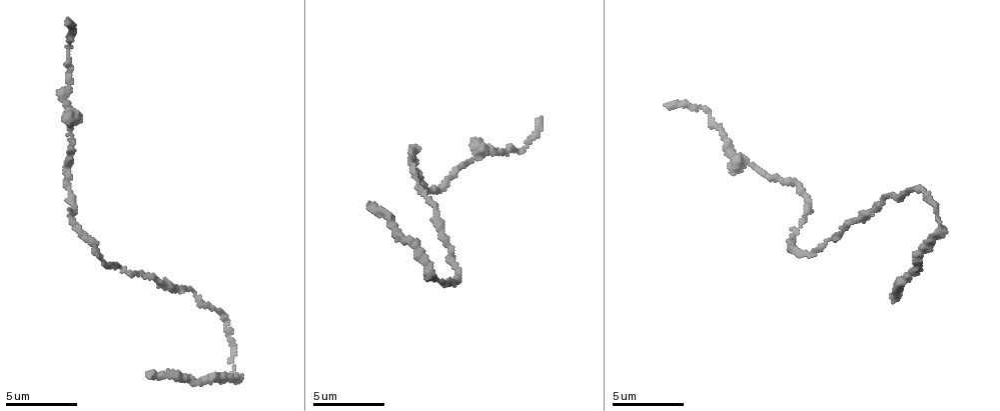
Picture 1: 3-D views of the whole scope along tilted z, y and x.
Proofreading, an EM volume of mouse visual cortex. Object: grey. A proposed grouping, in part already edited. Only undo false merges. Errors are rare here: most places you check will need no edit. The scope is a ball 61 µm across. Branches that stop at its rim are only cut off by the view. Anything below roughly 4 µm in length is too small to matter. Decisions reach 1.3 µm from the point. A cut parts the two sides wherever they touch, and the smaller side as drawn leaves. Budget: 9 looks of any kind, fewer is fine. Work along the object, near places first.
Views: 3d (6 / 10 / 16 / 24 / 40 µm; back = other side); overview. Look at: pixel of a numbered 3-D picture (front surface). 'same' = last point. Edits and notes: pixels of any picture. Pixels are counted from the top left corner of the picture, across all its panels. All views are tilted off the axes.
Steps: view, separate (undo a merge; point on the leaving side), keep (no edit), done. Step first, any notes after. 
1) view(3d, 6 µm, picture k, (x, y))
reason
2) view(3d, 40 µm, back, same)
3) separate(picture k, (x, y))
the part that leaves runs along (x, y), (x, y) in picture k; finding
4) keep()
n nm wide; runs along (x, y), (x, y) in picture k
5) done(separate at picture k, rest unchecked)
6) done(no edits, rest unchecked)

view(3d, 10 µm, picture 1, (70, 191))
narrows sharply

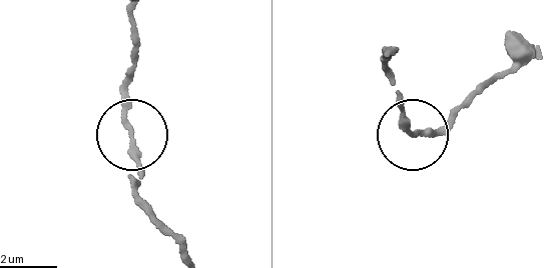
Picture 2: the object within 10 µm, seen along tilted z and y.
view(3d, 10 µm, back, picture 2, (128, 135))

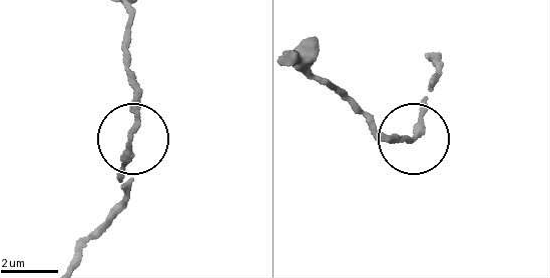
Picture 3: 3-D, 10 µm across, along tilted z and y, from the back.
keep()
runs along (73, 257), (123, 196), (124, 153), (138, 95), (133, 72) in picture 3; continuous, no second cell

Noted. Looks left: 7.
view(3d, 16 µm, picture 1, (473, 158))
calibre changes

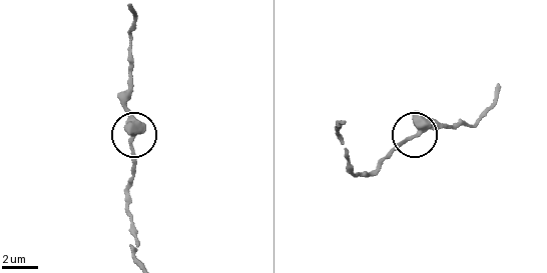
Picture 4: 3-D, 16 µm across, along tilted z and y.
keep()
one cell here

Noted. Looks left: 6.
view(3d, 6 µm, picture 1, (433, 205))

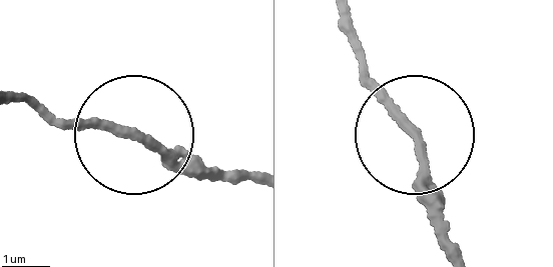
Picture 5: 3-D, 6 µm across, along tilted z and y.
view(3d, 6 µm, back, picture 5, (410, 132))
from behind

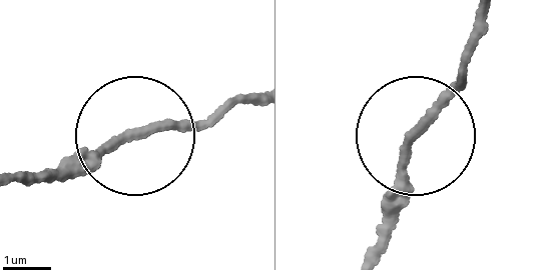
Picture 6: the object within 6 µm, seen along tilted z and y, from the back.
keep()
170 nm wide; runs along (247, 98), (50, 183) in picture 6; one cell here

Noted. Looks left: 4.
view(3d, 6 µm, picture 1, (943, 230))
calibre changes

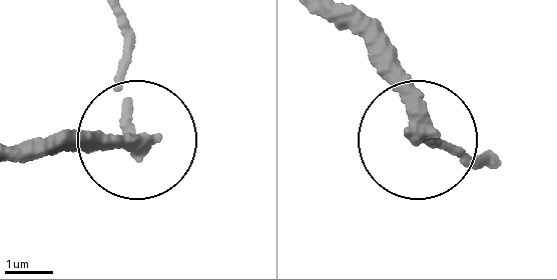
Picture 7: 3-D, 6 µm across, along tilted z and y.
view(3d, 6 µm, back, picture 7, (134, 140))

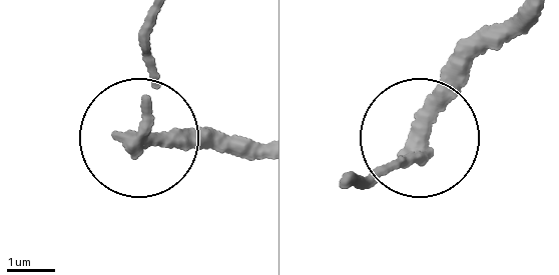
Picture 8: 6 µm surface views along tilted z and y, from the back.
separate(picture 8, (181, 143))
the part that leaves runs along (129, 140), (185, 126), (260, 143) in picture 8; two cells meet here

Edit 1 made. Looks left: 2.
done(separate at picture 8, rest unchecked)

